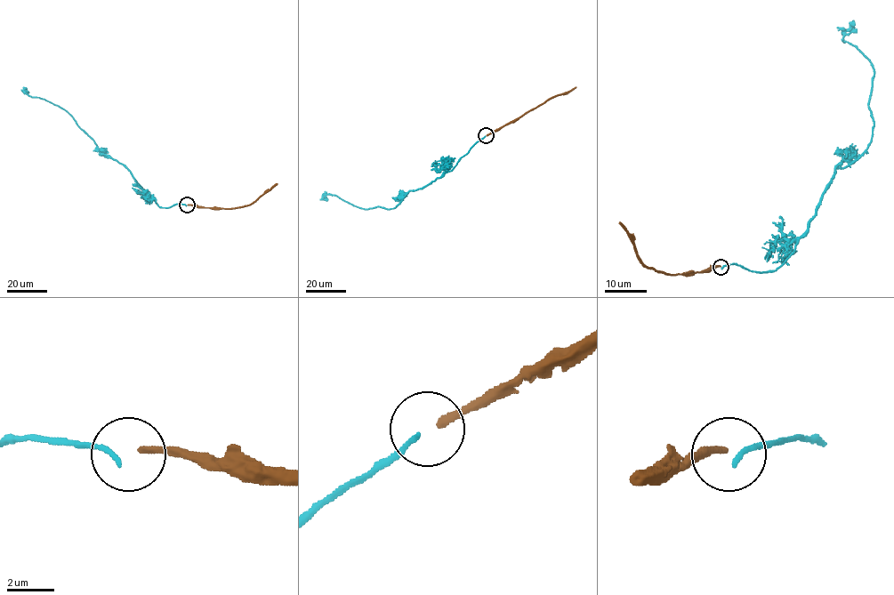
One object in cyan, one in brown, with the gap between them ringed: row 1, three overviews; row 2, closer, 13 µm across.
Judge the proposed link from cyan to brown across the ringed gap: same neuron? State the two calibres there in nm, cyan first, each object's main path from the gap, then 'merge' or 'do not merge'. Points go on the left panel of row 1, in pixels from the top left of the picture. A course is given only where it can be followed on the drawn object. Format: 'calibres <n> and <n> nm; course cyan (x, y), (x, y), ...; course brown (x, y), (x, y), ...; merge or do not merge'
calibres 240 and 280 nm; course cyan (186, 205), (160, 207), (129, 170), (106, 157), (64, 109), (29, 96), (24, 92), (27, 87); course brown (188, 205), (240, 207), (255, 202), (277, 183); do not merge

